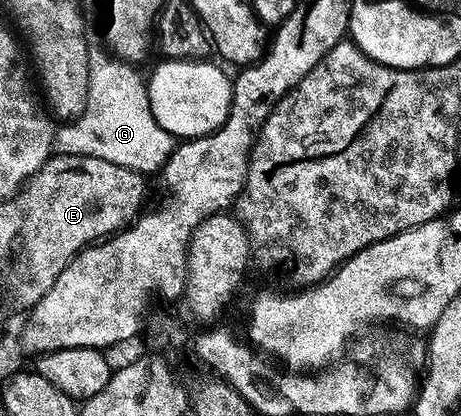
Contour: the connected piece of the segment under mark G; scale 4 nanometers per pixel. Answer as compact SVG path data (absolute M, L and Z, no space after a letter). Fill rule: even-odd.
M91 46L88 51L87 81L88 101L81 117L67 124L62 137L58 139L59 148L66 154L105 159L116 166L126 167L138 173L151 175L161 172L172 157L176 139L154 119L152 104L149 101L148 86L129 62L120 62L101 46Z

